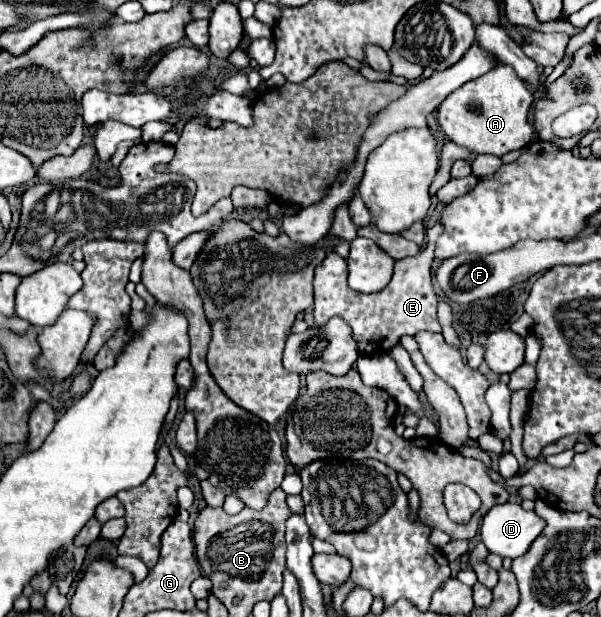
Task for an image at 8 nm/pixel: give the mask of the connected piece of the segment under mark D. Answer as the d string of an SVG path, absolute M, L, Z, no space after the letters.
M504 502L488 510L480 528L480 542L490 554L502 558L522 556L538 538L544 524L534 510L526 512L520 504Z

